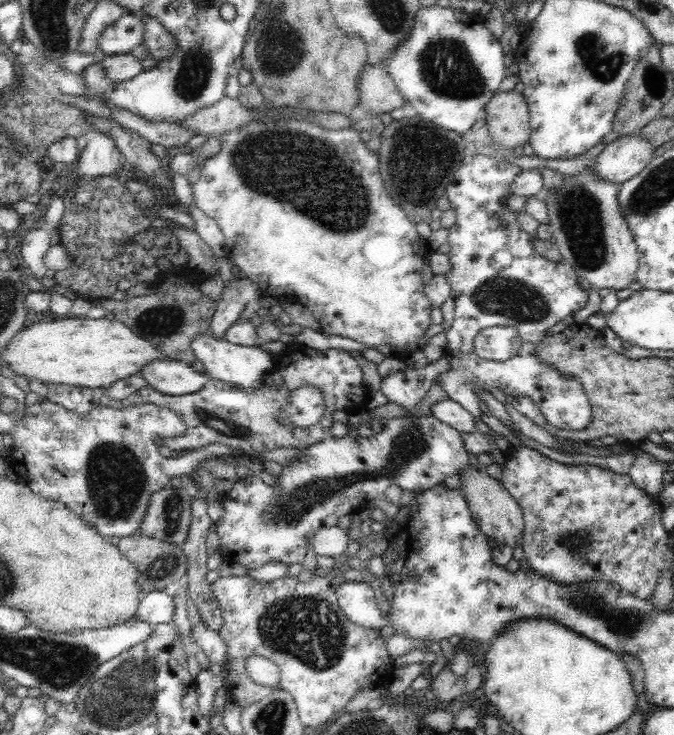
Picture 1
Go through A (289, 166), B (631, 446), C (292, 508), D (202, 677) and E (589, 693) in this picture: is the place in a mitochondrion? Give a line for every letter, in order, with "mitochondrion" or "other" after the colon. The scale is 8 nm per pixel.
A: mitochondrion
B: other
C: mitochondrion
D: other
E: other

